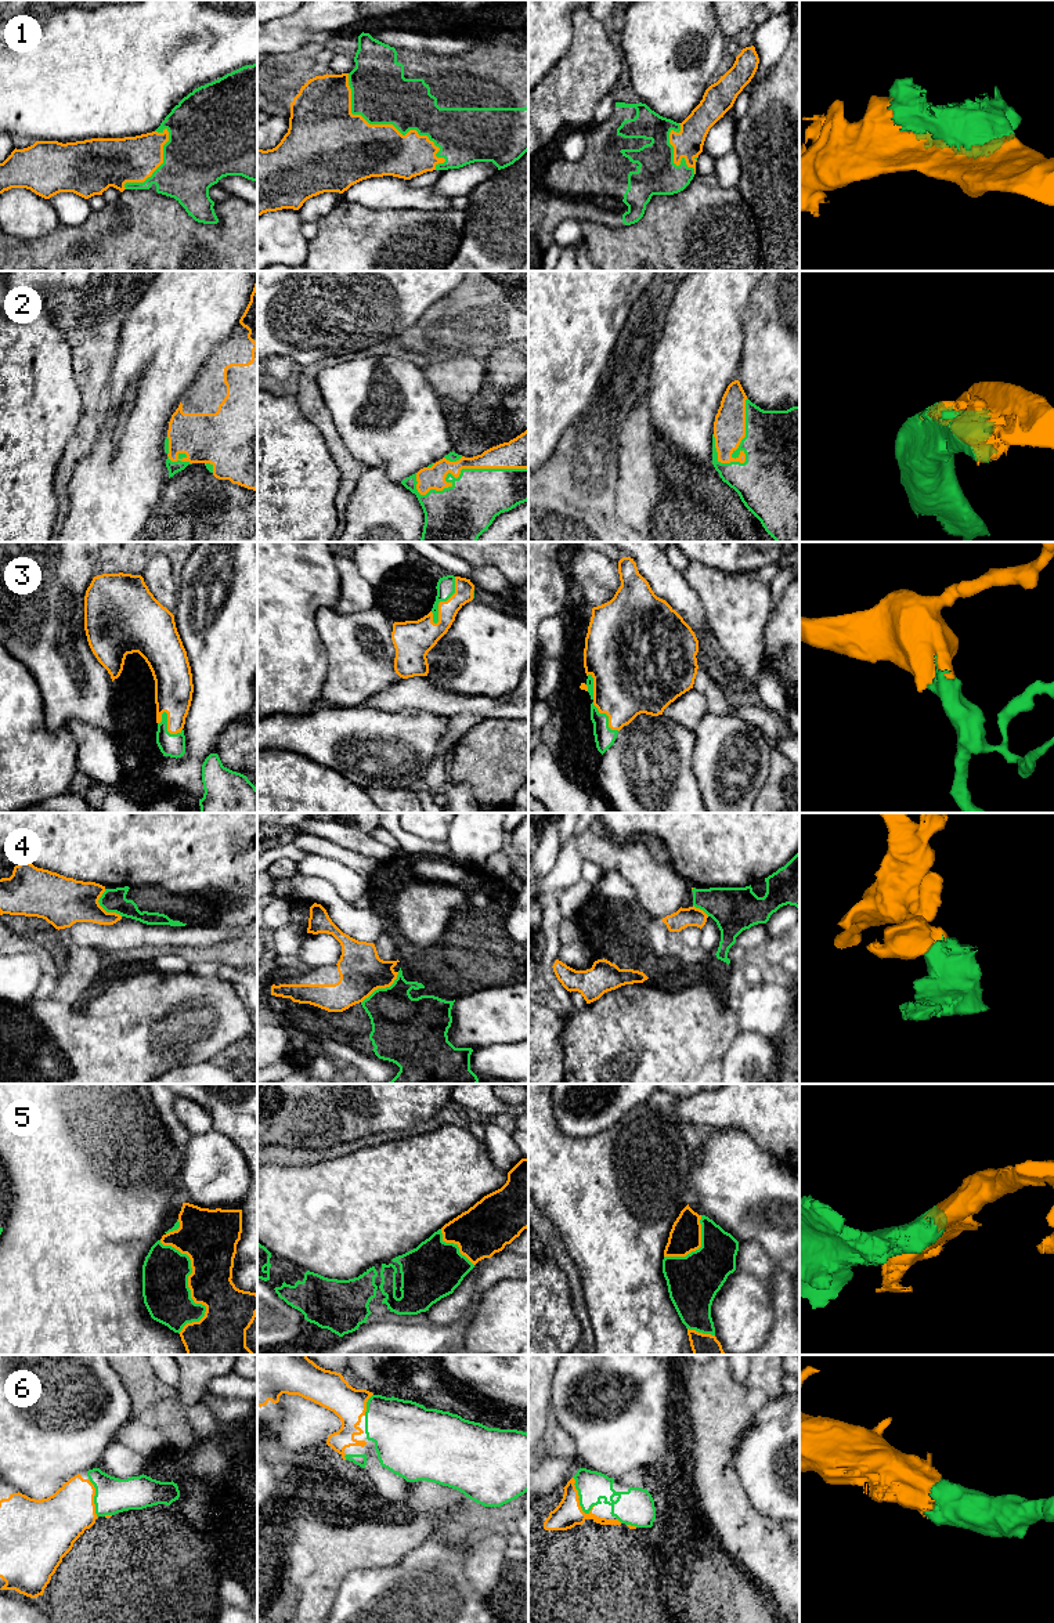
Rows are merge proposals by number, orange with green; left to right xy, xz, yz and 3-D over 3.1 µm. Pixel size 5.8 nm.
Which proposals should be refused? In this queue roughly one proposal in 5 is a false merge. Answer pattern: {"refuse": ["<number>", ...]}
{"refuse": ["4"]}

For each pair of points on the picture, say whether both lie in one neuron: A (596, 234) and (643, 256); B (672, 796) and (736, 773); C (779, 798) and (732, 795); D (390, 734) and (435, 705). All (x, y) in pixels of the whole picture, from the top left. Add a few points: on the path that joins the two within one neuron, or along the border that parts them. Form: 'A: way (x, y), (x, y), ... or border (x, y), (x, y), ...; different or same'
A: way (607, 245), (625, 256), (632, 256); same
B: border (692, 755), (693, 776), (703, 798); different
C: border (769, 766), (765, 784), (755, 798); different
D: border (393, 711), (429, 711), (447, 719); different

